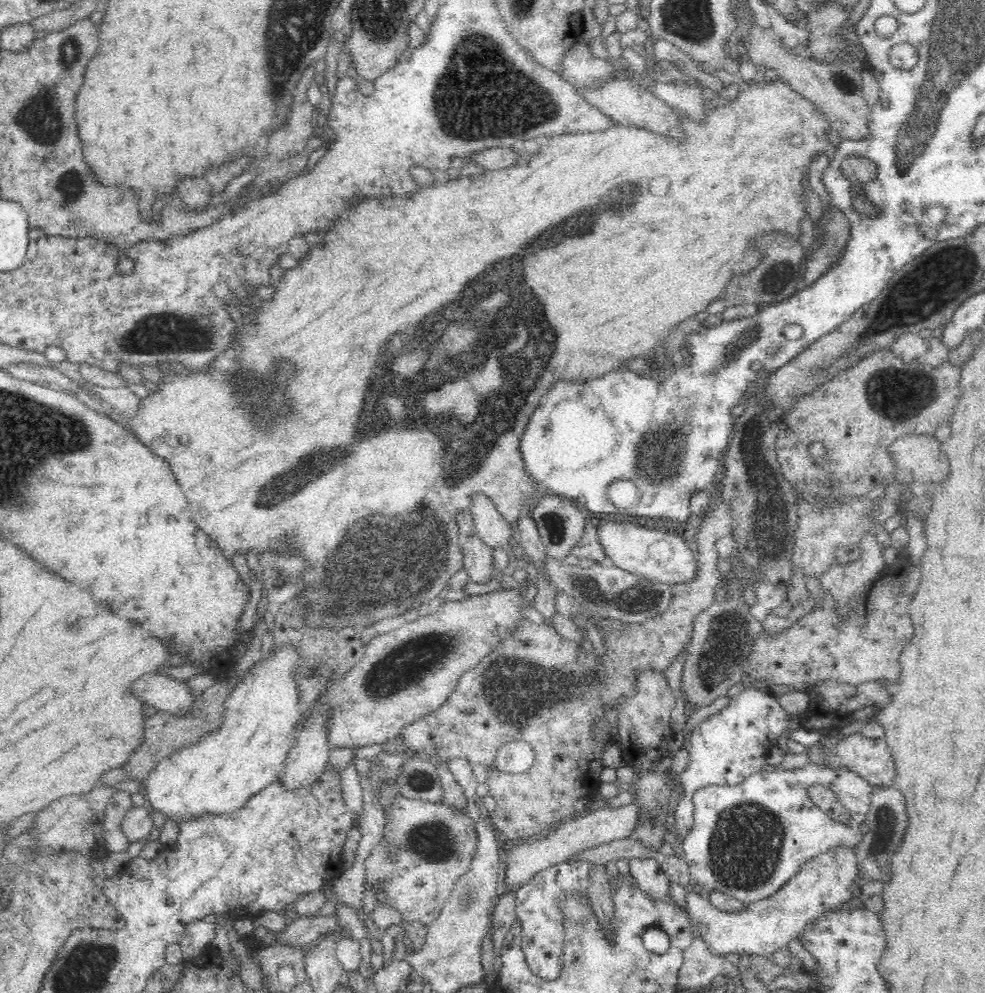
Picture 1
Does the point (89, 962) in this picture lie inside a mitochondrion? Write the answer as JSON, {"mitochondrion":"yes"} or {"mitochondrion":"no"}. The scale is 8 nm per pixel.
{"mitochondrion":"yes"}

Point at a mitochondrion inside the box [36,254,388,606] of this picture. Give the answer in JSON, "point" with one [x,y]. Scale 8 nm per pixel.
{"point":[196,334]}

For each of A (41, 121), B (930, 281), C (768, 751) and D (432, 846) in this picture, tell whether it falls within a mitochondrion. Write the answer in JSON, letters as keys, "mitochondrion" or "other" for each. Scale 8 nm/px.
{"A":"mitochondrion","B":"mitochondrion","C":"other","D":"mitochondrion"}

